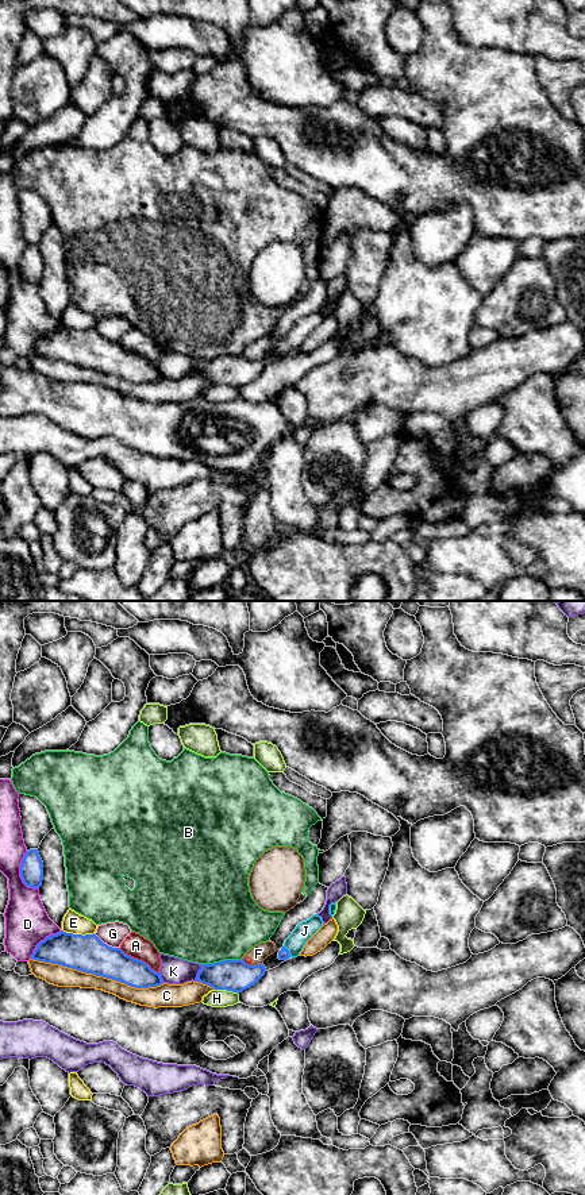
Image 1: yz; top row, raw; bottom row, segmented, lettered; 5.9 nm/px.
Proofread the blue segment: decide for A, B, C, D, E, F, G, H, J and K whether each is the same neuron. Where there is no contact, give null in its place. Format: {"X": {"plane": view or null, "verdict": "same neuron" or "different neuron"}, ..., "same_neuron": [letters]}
{"A": {"plane": "yz", "verdict": "different neuron"}, "B": {"plane": "yz", "verdict": "different neuron"}, "C": {"plane": "yz", "verdict": "different neuron"}, "D": {"plane": "yz", "verdict": "different neuron"}, "E": {"plane": "yz", "verdict": "different neuron"}, "F": {"plane": "yz", "verdict": "different neuron"}, "G": {"plane": "yz", "verdict": "different neuron"}, "H": {"plane": "yz", "verdict": "different neuron"}, "J": {"plane": "yz", "verdict": "same neuron"}, "K": {"plane": "yz", "verdict": "different neuron"}, "same_neuron": ["J"]}

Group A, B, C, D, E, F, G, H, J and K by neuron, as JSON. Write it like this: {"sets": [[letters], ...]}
{"sets": [["A", "F"], ["B"], ["C"], ["D"], ["E"], ["G"], ["H"], ["J"], ["K"]]}

